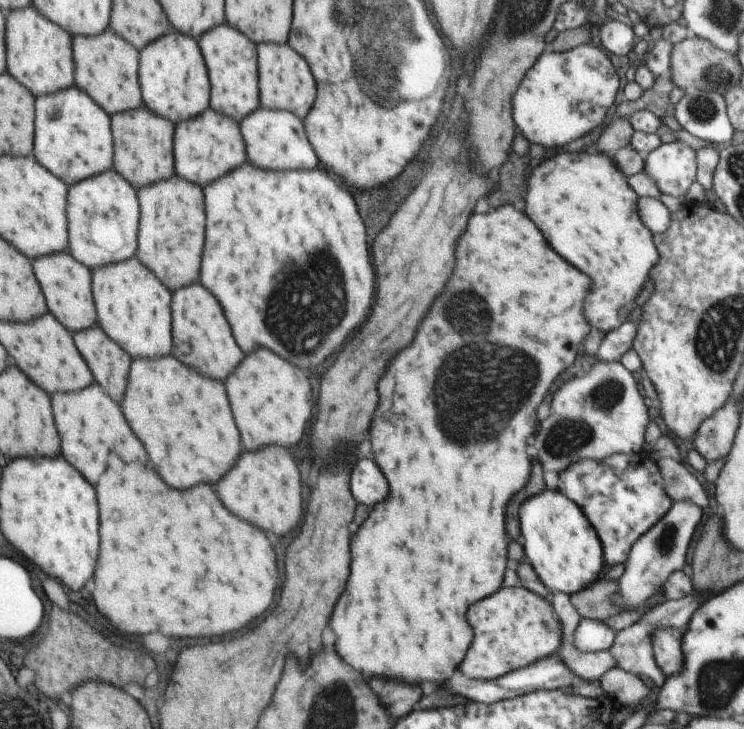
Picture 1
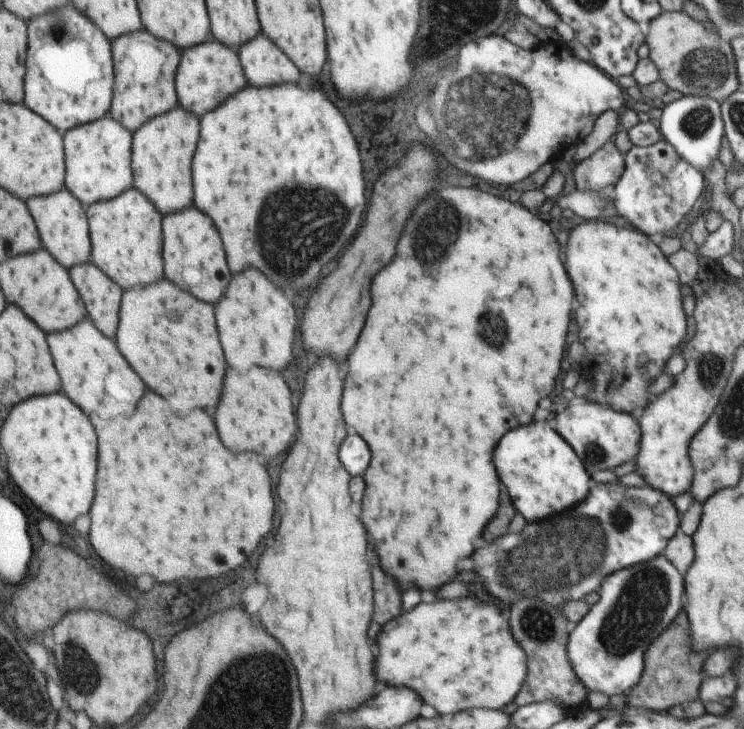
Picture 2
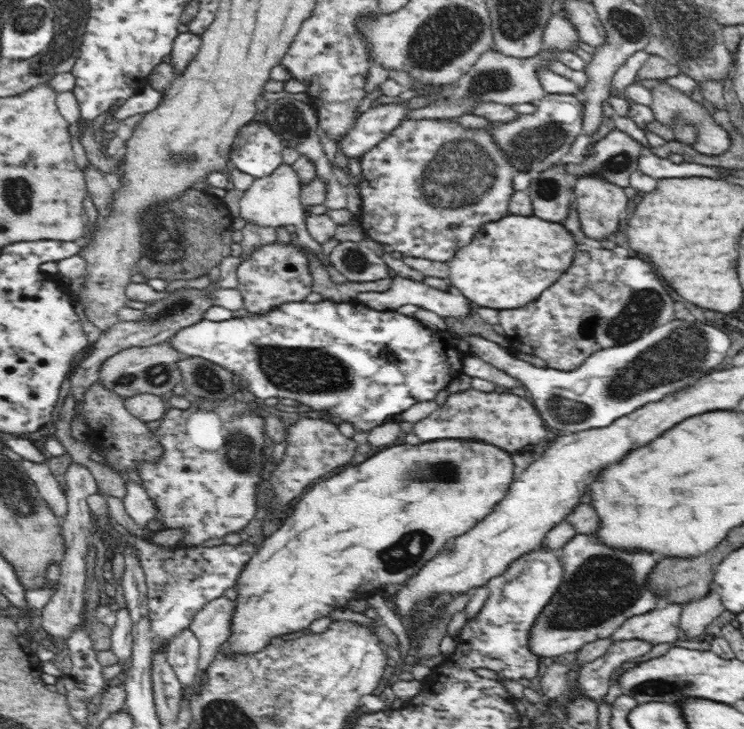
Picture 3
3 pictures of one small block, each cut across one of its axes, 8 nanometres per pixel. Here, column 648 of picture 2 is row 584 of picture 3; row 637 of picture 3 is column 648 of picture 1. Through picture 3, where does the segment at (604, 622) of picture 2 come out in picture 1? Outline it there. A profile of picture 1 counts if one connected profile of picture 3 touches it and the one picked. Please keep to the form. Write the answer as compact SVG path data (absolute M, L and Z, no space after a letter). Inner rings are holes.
M682 500L673 502L667 513L649 528L632 546L628 560L624 563L624 574L618 579L618 592L612 596L614 604L618 604L619 614L638 610L638 608L654 608L664 596L662 586L670 573L679 571L686 564L688 546L701 518L701 508Z

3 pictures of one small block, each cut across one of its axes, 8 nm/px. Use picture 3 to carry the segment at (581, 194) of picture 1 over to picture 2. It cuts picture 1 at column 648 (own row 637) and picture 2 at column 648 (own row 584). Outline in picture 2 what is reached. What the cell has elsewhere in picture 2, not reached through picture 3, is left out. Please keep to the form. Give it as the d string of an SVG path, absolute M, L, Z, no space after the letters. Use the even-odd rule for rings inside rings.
M582 222L570 230L568 244L566 244L566 268L568 276L572 278L574 292L578 294L578 308L576 320L580 324L580 340L588 344L586 348L586 362L581 362L581 376L591 381L591 389L583 400L596 402L602 406L610 406L614 410L631 414L633 410L644 410L651 398L648 388L660 374L662 366L668 358L672 358L674 348L682 342L687 331L686 314L682 308L682 294L678 272L668 262L662 250L653 242L652 238L630 226L616 226L610 222ZM592 328L594 328L594 342L592 342ZM610 328L610 332L606 332ZM608 336L608 342L606 342ZM602 340L602 342L598 342ZM592 344L598 344L598 350L593 352ZM614 346L614 348L606 348Z

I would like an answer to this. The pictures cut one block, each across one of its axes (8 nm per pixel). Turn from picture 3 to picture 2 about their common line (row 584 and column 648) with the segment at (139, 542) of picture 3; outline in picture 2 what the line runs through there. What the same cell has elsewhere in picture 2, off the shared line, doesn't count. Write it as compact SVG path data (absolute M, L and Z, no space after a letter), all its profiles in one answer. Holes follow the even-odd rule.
M665 139L648 147L636 147L625 155L625 170L613 190L616 214L624 218L626 225L648 237L666 234L695 210L701 198L707 195L708 186L704 175L680 158Z

